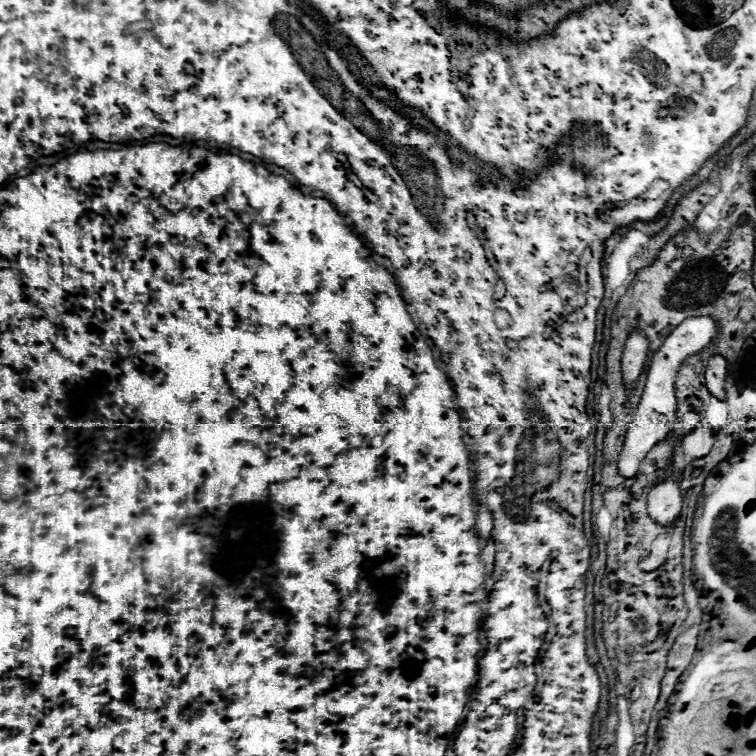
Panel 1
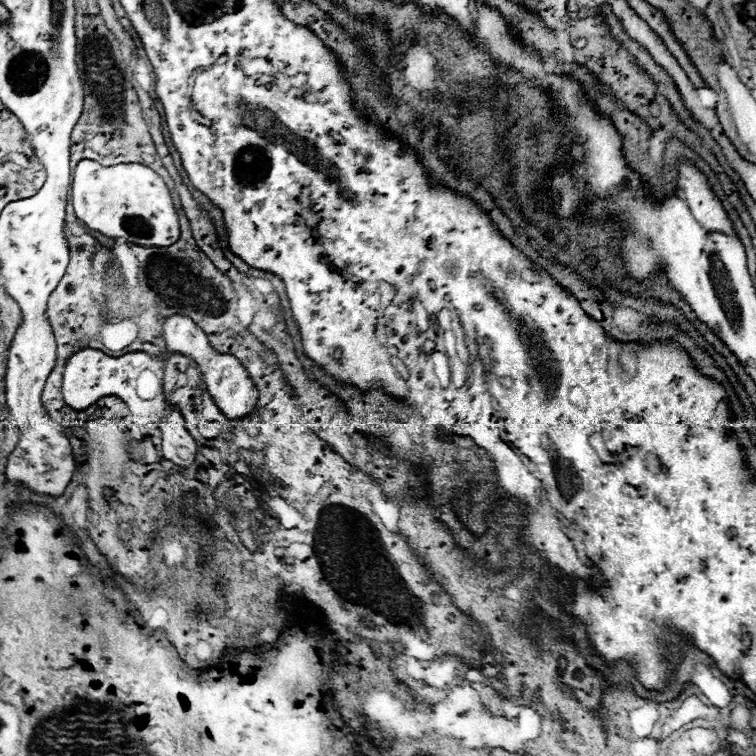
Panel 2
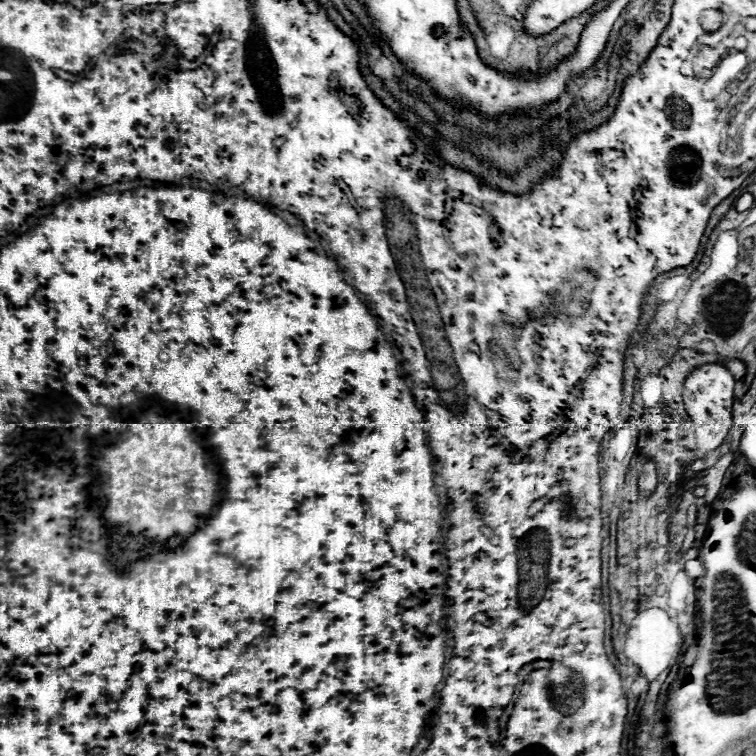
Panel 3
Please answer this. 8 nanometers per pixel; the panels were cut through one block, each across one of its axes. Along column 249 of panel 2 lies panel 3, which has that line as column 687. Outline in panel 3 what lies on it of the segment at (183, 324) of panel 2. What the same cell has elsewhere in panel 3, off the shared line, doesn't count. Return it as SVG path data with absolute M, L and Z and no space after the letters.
M702 364L694 368L682 390L686 414L694 422L696 432L696 444L700 452L712 452L716 450L724 438L728 436L728 430L732 426L732 402L734 402L734 376L728 368L722 364Z

